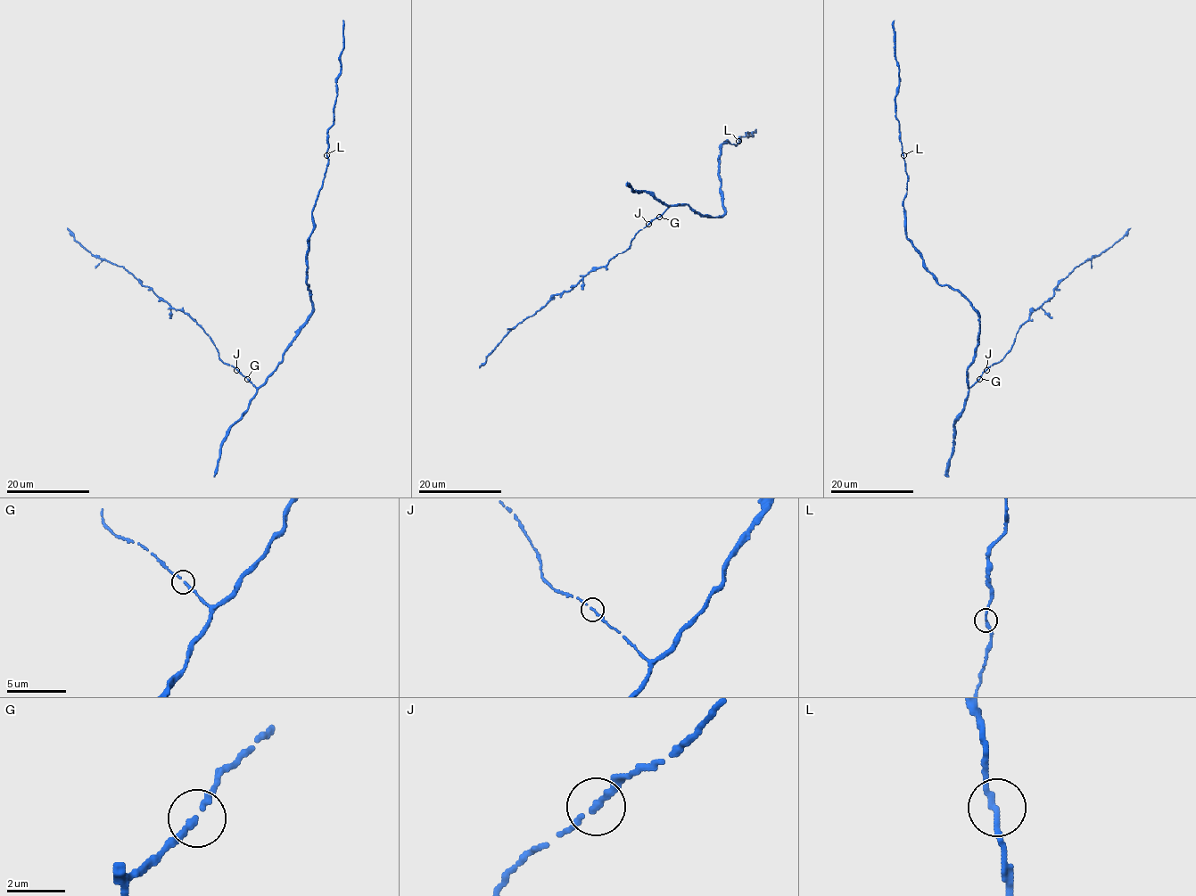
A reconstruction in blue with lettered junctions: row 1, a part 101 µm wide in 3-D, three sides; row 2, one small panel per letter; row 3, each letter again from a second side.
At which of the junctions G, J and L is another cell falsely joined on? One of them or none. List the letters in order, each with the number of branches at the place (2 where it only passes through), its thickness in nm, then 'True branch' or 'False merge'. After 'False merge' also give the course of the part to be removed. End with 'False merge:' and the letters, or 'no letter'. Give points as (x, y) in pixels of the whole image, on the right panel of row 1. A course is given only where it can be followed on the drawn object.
G: Branches: 2. Thickness 240 nm. True branch
J: Branches: 2. Thickness 200 nm. True branch
L: Branches: 2. Thickness 200 nm. True branch
False merge: no letter

